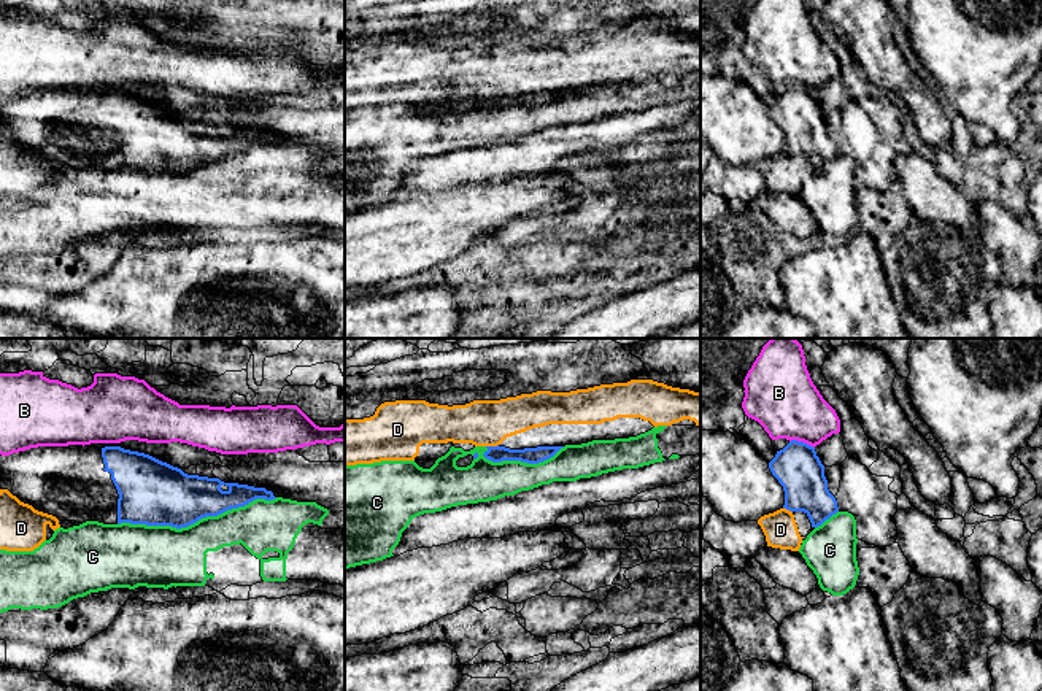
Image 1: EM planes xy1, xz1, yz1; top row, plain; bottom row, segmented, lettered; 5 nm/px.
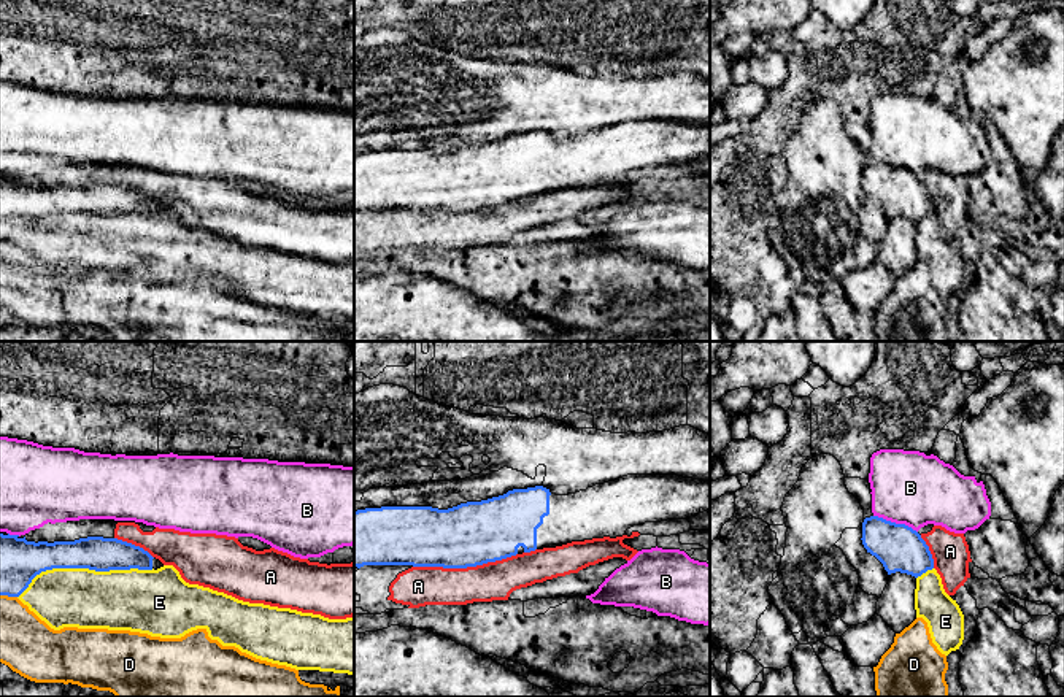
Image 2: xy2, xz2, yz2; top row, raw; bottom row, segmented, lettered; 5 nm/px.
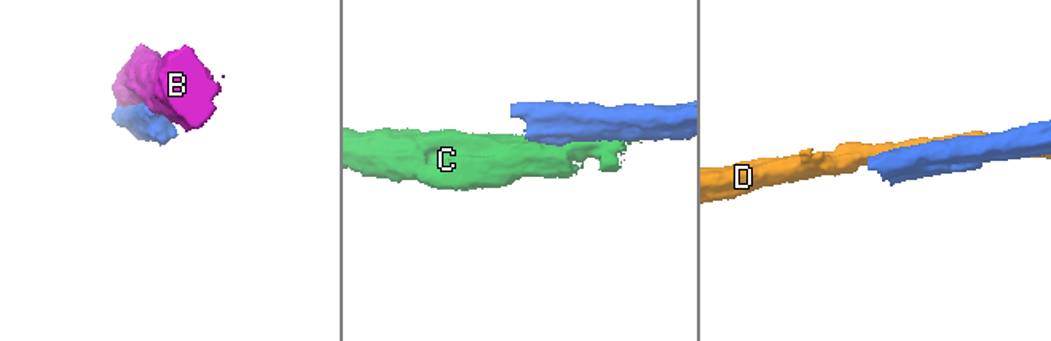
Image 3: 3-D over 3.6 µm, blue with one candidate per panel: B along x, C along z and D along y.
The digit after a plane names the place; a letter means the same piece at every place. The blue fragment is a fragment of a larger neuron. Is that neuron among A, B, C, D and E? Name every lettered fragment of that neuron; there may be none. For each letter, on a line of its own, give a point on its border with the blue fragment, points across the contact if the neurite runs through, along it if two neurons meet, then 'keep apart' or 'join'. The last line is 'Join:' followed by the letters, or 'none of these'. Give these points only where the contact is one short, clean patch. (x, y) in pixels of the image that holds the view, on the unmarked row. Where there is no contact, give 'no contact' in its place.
A: contact xz2 (464, 211); keep apart
B: contact yz2 (894, 167); keep apart
C: contact xy1 (197, 164); keep apart
D: contact xz1 (491, 91); keep apart
E: contact xy2 (83, 211); keep apart
Join: none of these

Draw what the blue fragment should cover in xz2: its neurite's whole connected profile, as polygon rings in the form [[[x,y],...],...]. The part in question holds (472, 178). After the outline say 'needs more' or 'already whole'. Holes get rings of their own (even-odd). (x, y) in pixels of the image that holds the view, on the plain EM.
[[[627,119],[567,140],[551,138],[543,130],[513,133],[481,146],[467,146],[448,154],[432,151],[381,151],[354,156],[354,211],[413,210],[467,213],[502,205],[543,192],[572,186],[623,181],[627,173],[645,167],[686,164],[710,154],[710,125],[677,119]]] | needs more

